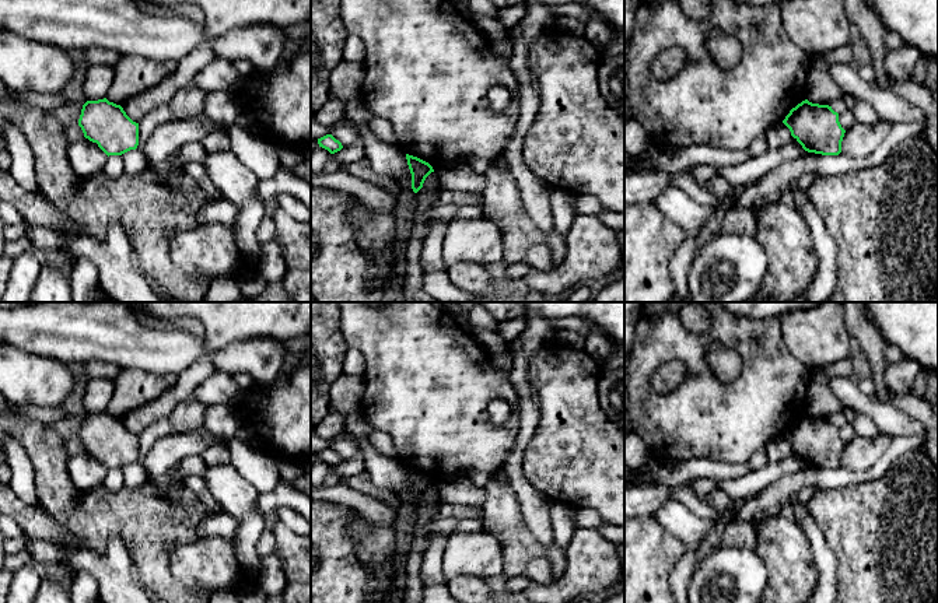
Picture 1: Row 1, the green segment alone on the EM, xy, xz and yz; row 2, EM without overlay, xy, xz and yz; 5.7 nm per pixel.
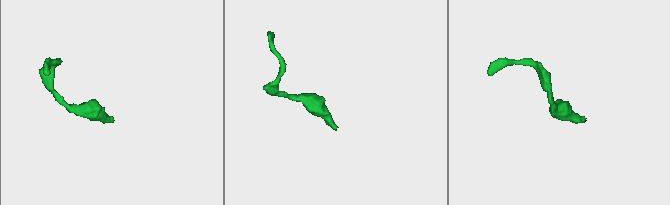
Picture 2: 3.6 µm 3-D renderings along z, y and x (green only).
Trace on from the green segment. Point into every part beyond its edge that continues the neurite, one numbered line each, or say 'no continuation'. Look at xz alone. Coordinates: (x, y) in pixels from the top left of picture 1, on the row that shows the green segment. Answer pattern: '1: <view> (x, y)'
no continuation

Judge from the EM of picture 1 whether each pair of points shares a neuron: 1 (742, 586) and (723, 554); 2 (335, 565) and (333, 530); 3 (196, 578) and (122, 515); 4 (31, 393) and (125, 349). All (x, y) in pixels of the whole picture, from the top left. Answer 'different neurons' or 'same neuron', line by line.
1: same neuron
2: same neuron
3: different neurons
4: different neurons

